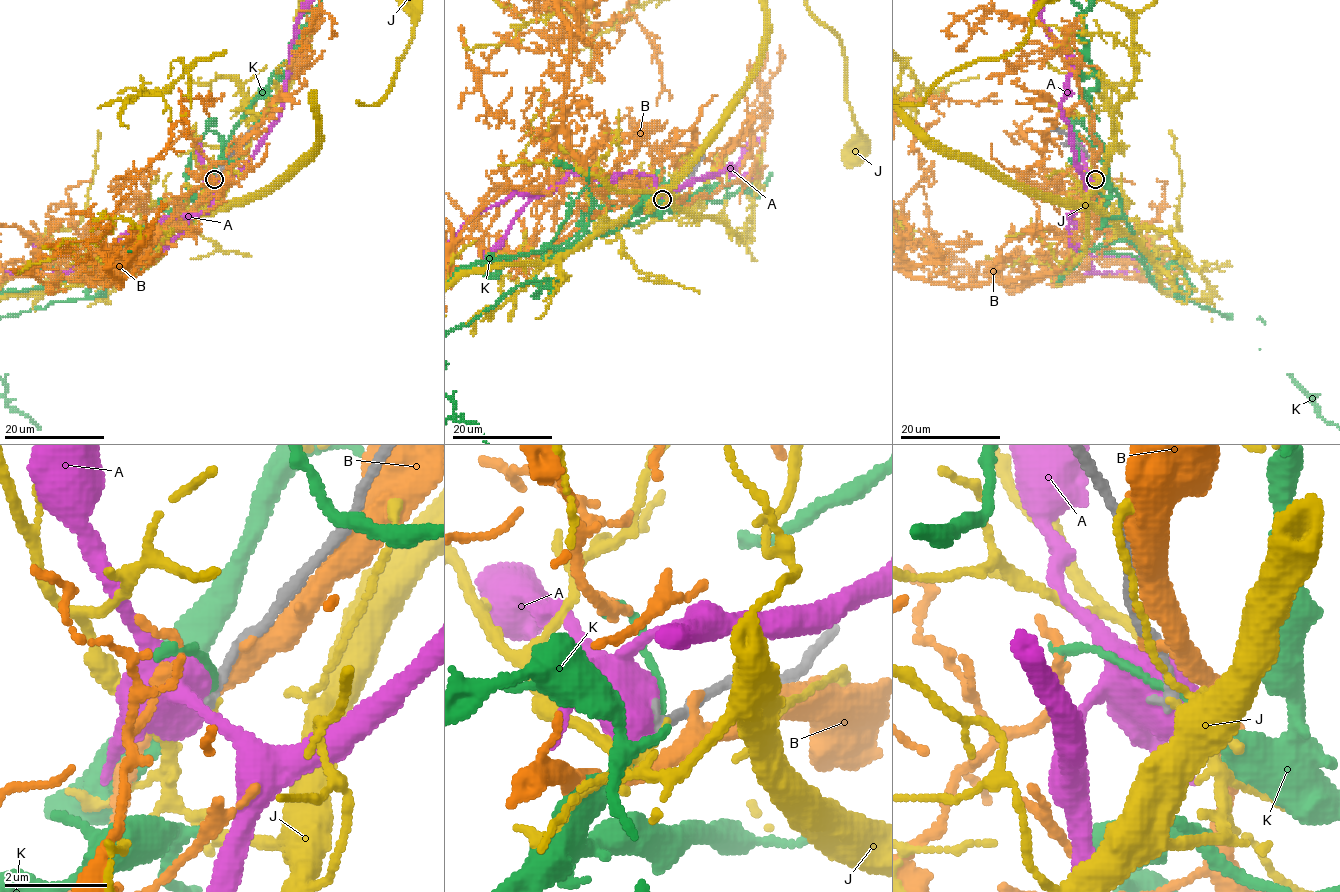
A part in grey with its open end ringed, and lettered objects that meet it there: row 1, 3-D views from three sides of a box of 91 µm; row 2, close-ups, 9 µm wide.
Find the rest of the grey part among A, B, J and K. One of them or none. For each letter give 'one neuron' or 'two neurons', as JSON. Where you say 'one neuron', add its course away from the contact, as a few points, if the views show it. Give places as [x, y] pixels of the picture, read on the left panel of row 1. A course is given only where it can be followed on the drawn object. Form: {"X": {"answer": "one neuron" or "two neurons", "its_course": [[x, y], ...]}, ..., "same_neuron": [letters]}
{"A": {"answer": "two neurons"}, "B": {"answer": "two neurons"}, "J": {"answer": "two neurons"}, "K": {"answer": "two neurons"}, "same_neuron": []}

